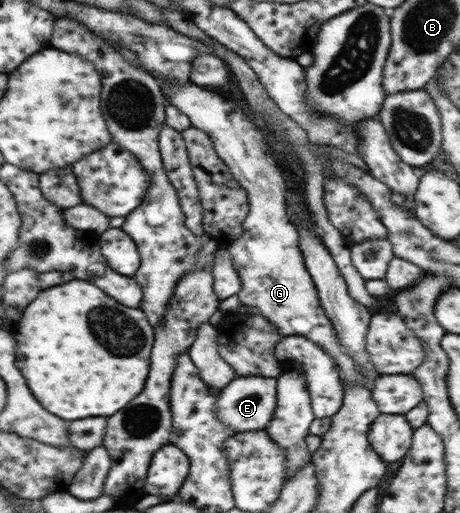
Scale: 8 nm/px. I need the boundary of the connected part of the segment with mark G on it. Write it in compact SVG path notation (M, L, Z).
M190 82L183 86L167 86L162 94L169 105L191 121L192 127L208 134L220 159L248 193L249 214L242 224L244 232L226 247L226 253L230 253L232 265L242 279L242 290L237 294L241 304L262 314L284 337L304 335L326 349L336 360L342 386L348 383L365 386L360 364L344 354L332 322L320 304L313 278L305 267L298 230L292 224L285 204L286 183L276 159L267 152L265 132L258 130L236 104L208 88Z

